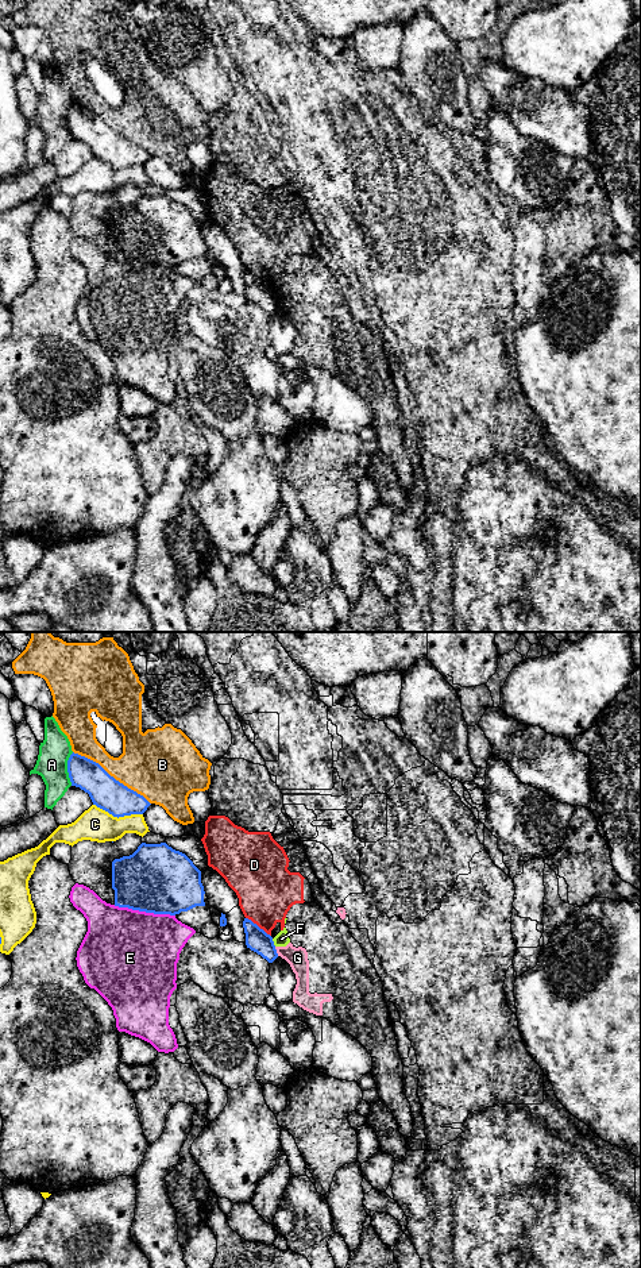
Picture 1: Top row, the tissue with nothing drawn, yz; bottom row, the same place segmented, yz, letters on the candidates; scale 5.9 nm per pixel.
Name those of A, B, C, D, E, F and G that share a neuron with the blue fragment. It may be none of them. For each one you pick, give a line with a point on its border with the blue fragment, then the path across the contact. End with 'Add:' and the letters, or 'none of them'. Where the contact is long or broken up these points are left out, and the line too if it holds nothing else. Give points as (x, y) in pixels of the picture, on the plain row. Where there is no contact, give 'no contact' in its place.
Add: none of them

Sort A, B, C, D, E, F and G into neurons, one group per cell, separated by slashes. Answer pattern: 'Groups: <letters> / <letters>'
Groups: A / B / C / D / E / F G

